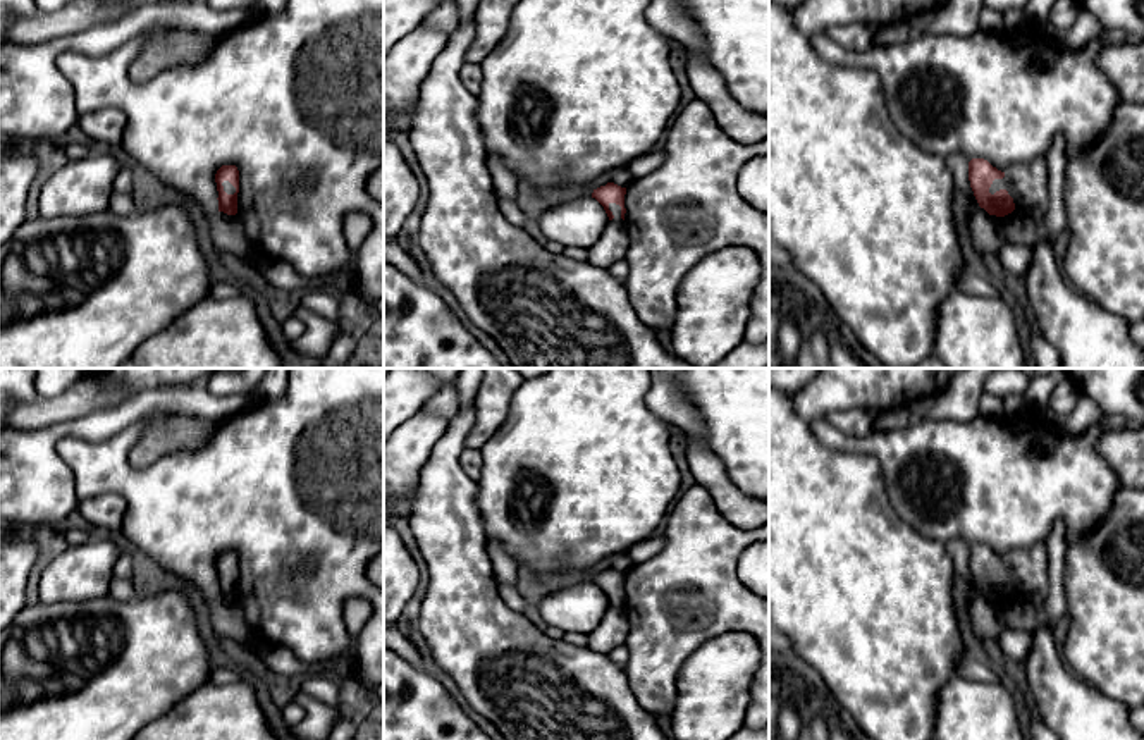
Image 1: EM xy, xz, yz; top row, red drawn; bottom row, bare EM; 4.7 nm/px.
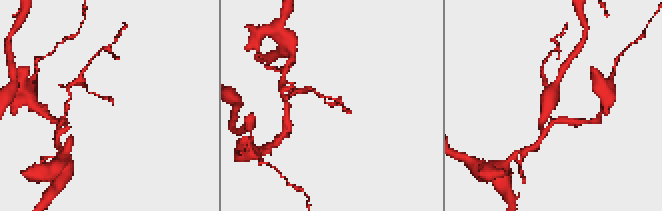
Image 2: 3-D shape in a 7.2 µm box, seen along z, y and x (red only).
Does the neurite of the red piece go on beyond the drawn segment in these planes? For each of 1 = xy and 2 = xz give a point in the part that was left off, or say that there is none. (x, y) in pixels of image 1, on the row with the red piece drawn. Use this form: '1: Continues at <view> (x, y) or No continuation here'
1: No continuation here
2: No continuation here

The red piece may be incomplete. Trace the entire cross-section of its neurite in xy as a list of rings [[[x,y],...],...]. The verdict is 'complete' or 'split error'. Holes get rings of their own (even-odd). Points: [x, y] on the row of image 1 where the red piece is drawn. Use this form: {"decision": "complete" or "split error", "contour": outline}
{"decision": "complete", "contour": [[[222,165],[215,174],[218,191],[218,212],[237,213],[239,170],[236,165]]]}

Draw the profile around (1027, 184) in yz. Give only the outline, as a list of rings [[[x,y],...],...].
[[[1048,157],[1006,170],[1003,179],[993,181],[989,193],[999,189],[1008,191],[1015,208],[1041,224],[1049,208]]]

